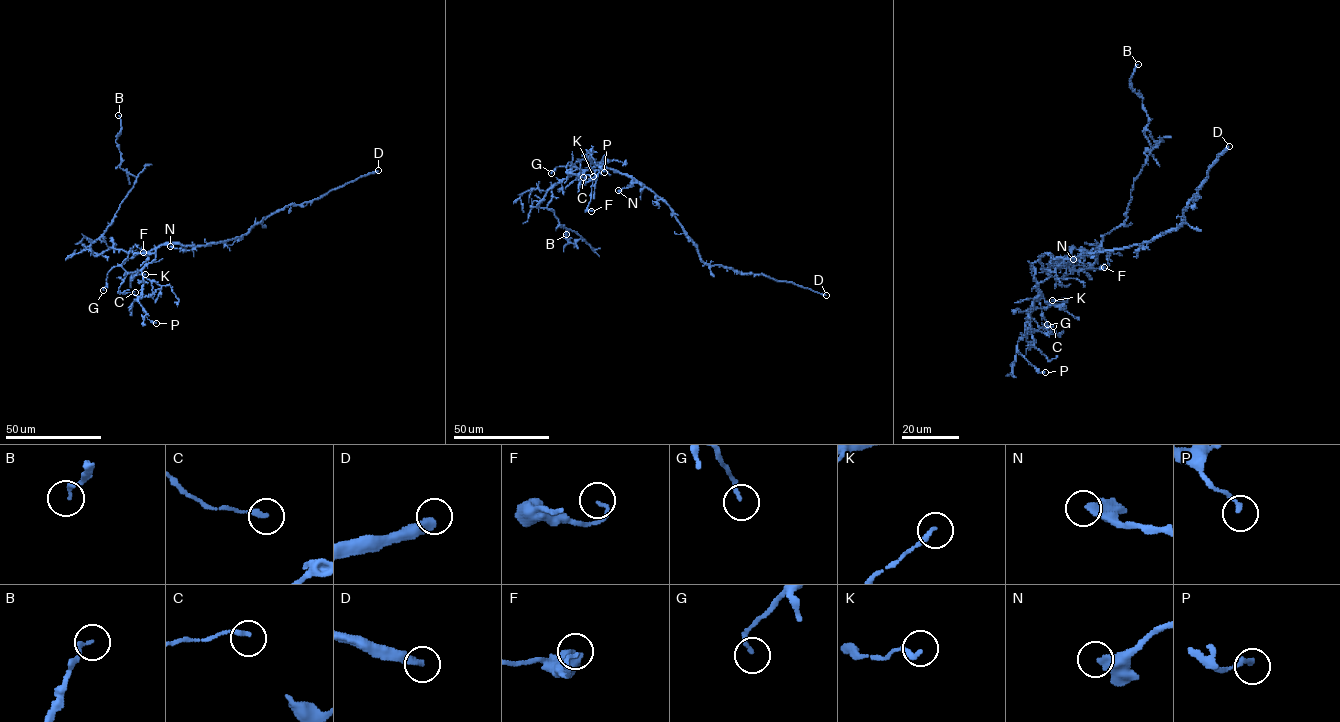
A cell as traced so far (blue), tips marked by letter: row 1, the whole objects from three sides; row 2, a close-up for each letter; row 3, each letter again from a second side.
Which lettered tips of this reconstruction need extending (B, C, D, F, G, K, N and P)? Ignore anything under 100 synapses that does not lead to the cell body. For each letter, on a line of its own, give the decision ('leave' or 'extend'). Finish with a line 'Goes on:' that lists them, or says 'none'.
B: leave
C: leave
D: extend
F: leave
G: leave
K: leave
N: leave
P: leave
Goes on: D

